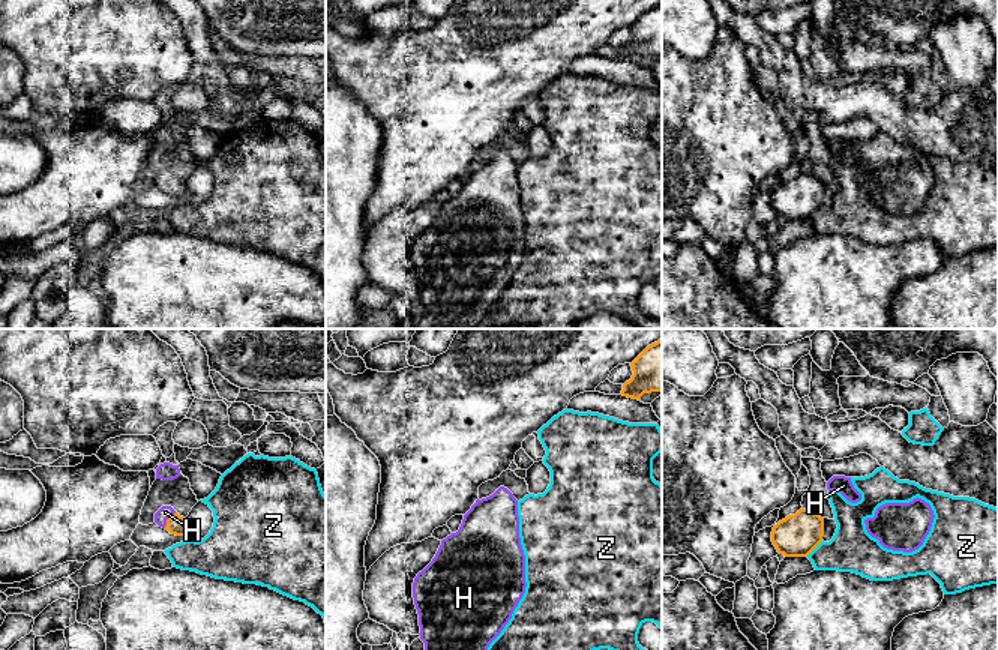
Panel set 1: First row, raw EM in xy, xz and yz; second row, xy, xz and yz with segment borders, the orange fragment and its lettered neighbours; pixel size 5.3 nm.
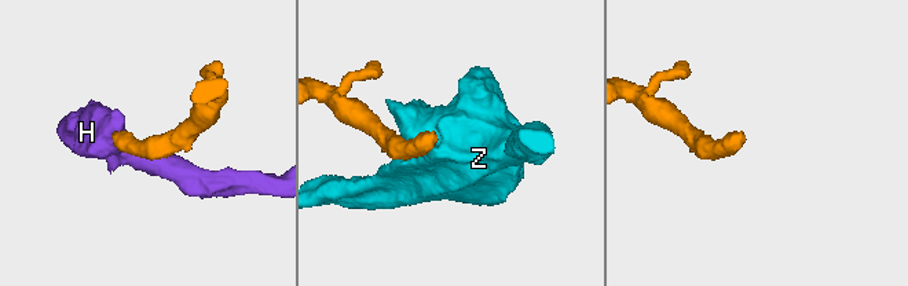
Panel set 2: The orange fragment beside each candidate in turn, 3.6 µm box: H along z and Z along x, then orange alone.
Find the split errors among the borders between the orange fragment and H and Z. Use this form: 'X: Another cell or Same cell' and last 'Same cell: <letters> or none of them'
H: Same cell
Z: Another cell
Same cell: H

